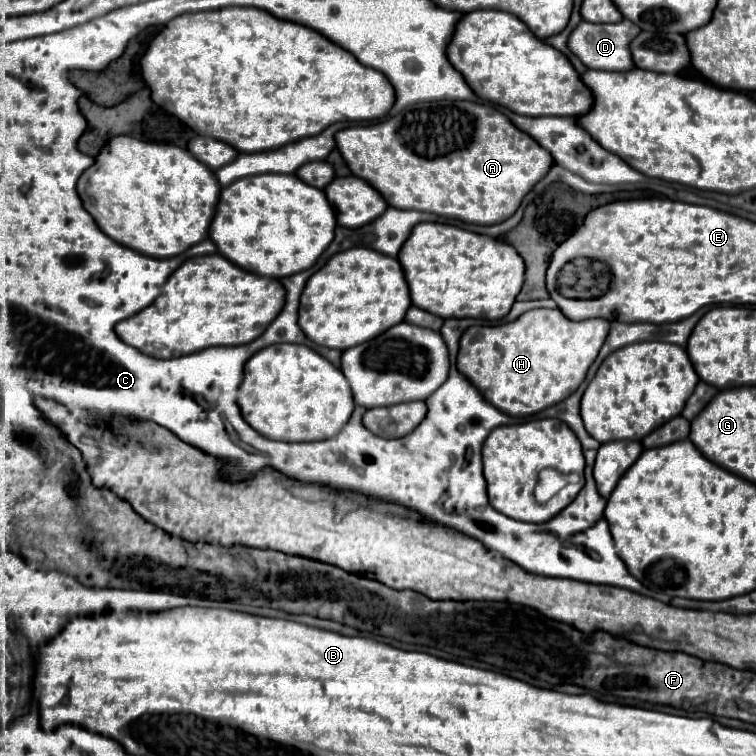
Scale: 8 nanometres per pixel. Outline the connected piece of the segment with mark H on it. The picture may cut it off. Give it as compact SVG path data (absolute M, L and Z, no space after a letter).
M531 309L511 323L475 325L469 327L461 337L457 369L499 411L511 417L529 417L563 401L573 391L577 391L601 349L601 341L605 341L605 337L609 335L609 325L611 323L605 319L571 321L559 309Z

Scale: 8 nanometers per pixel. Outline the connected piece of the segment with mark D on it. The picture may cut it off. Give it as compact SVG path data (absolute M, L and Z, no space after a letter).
M623 19L619 23L611 23L611 25L597 25L597 23L589 23L589 21L581 21L577 25L577 29L571 33L569 37L569 49L589 67L589 69L603 69L603 71L627 71L633 69L633 57L629 51L631 41L637 37L637 33L641 33L641 29L637 25L633 25L633 21Z

